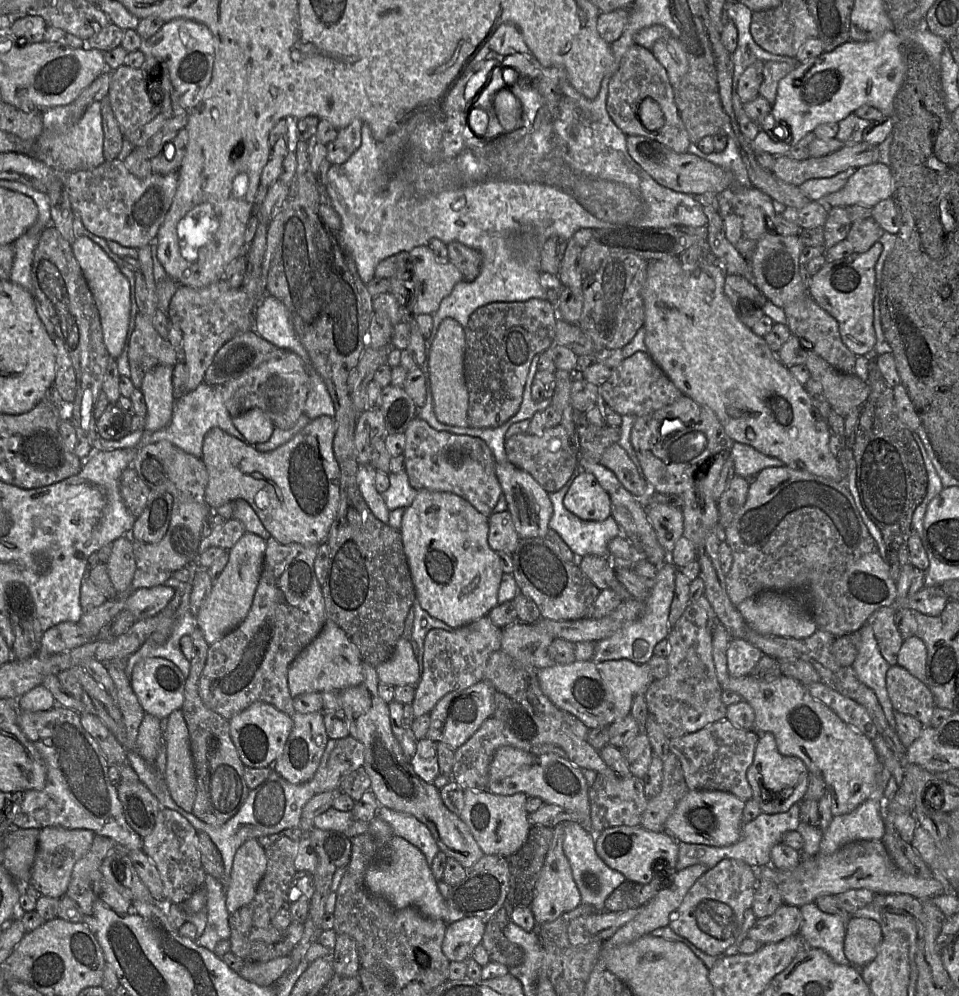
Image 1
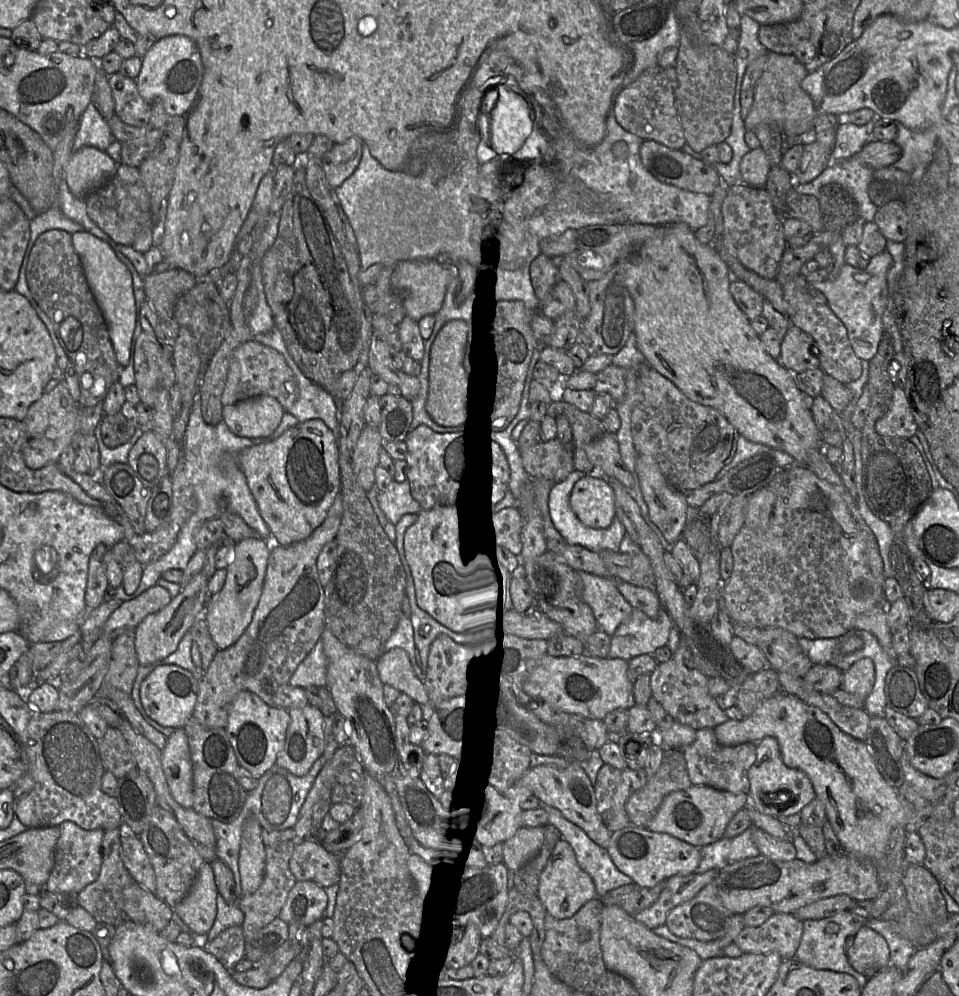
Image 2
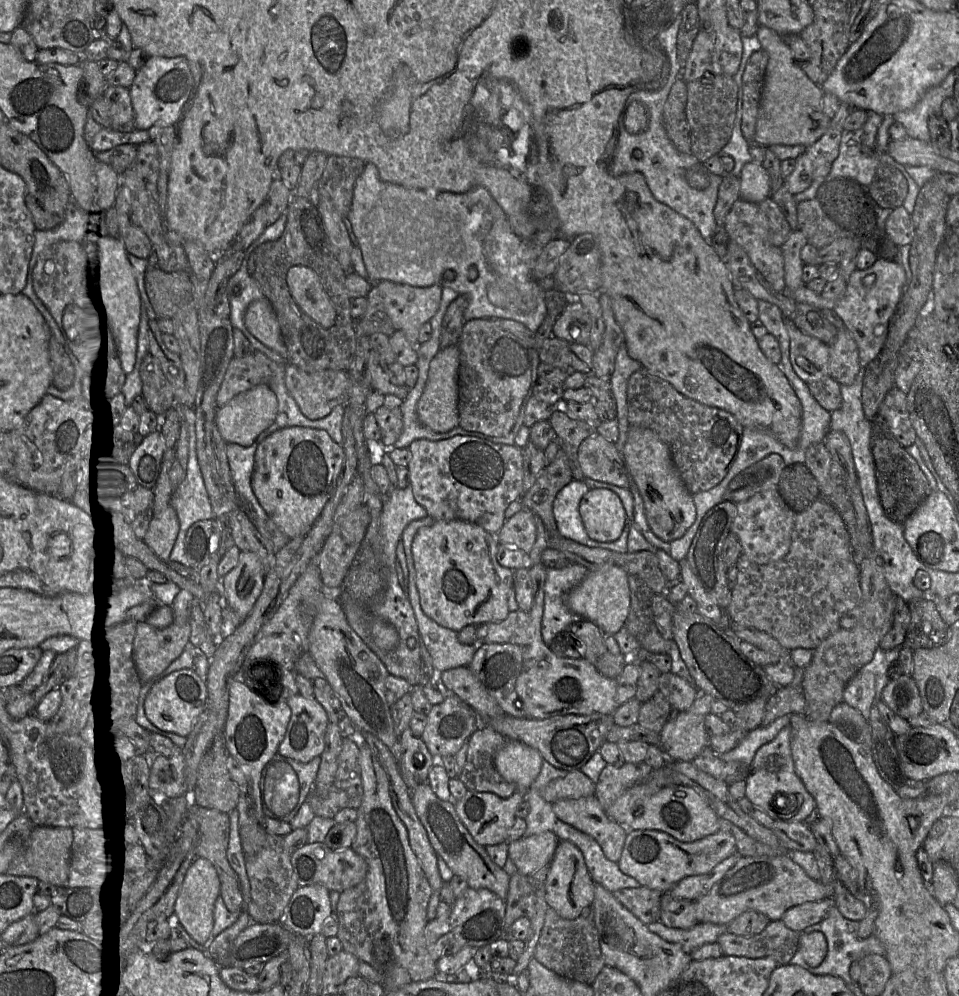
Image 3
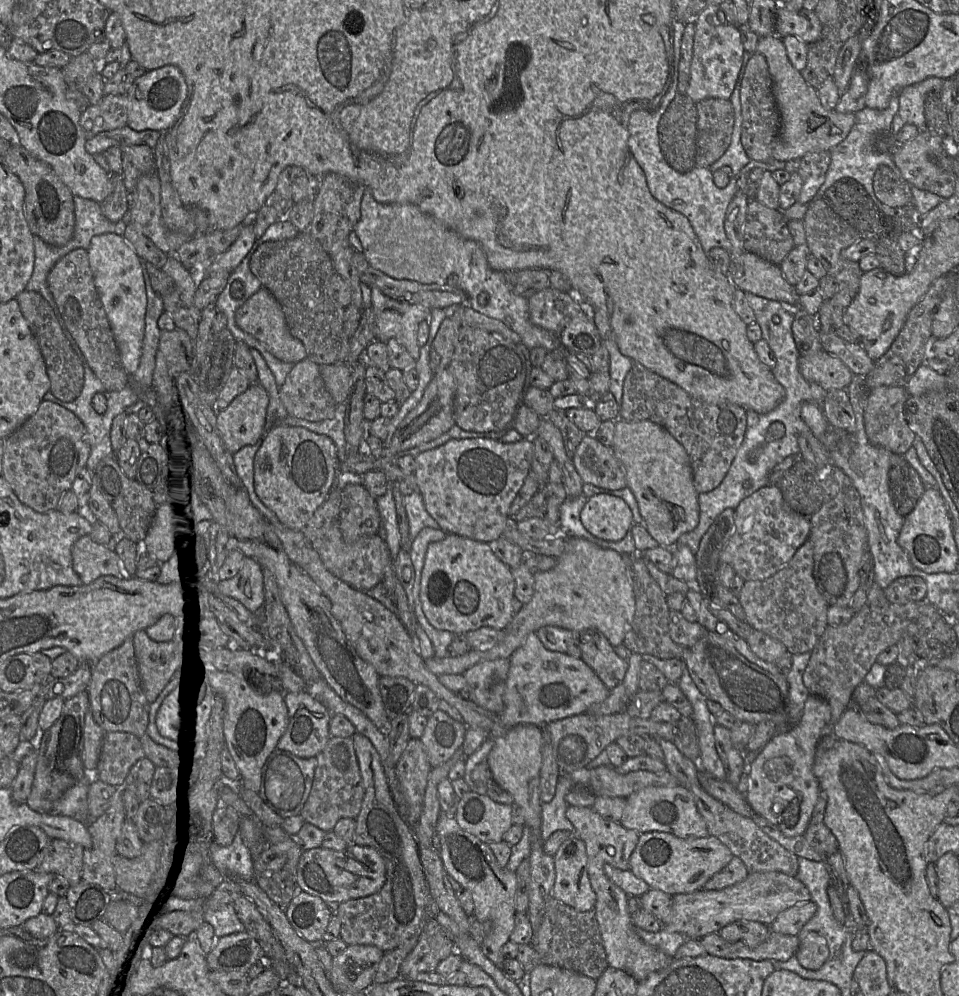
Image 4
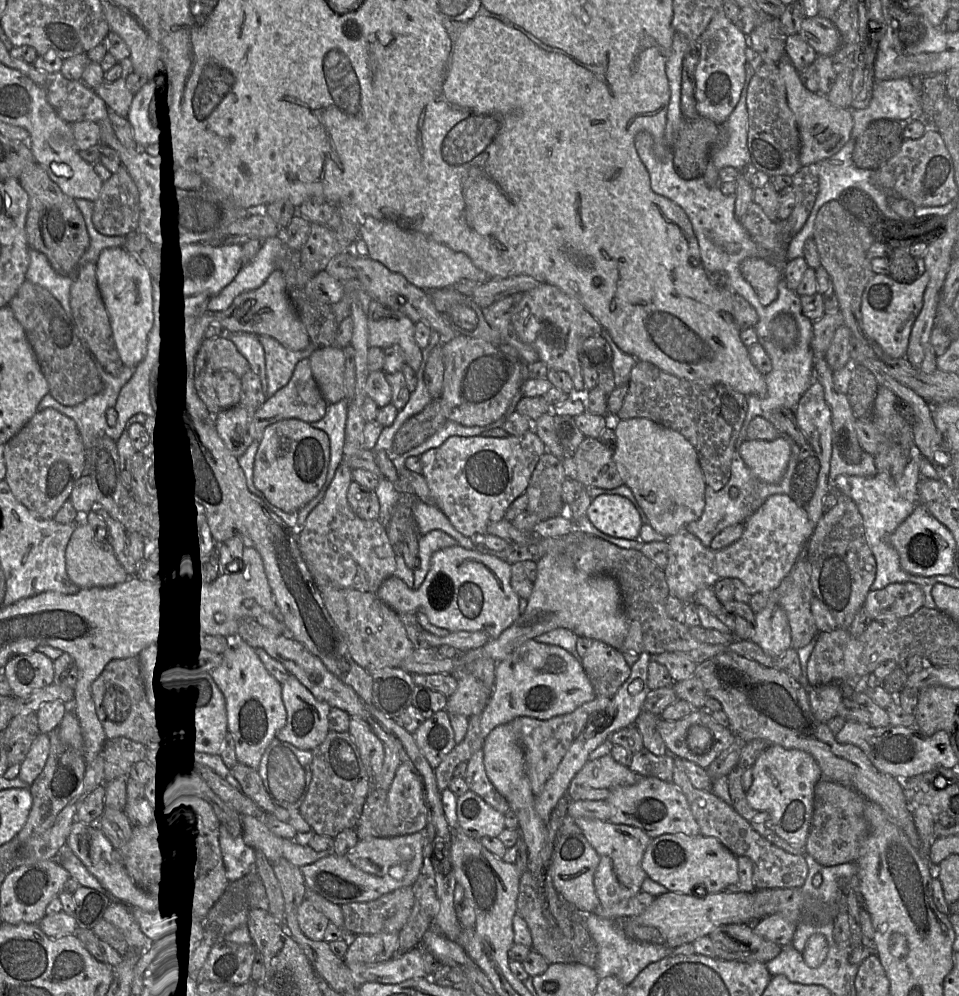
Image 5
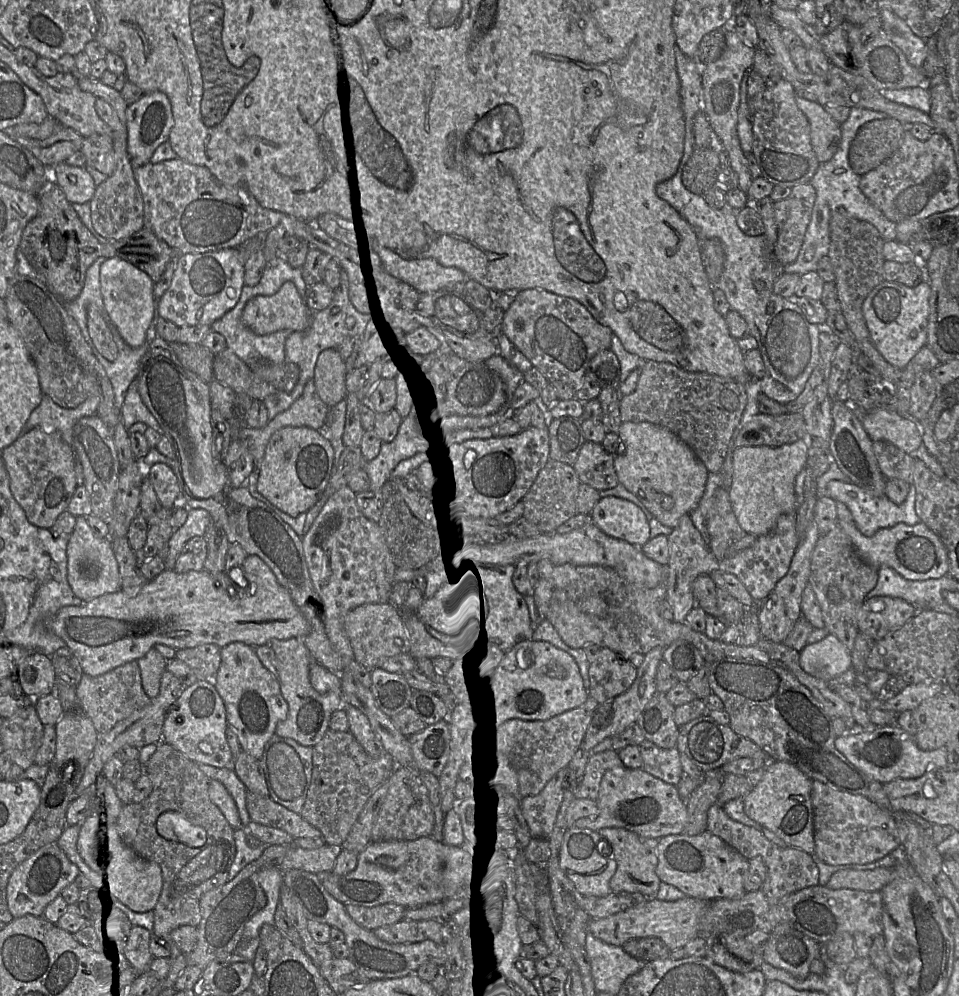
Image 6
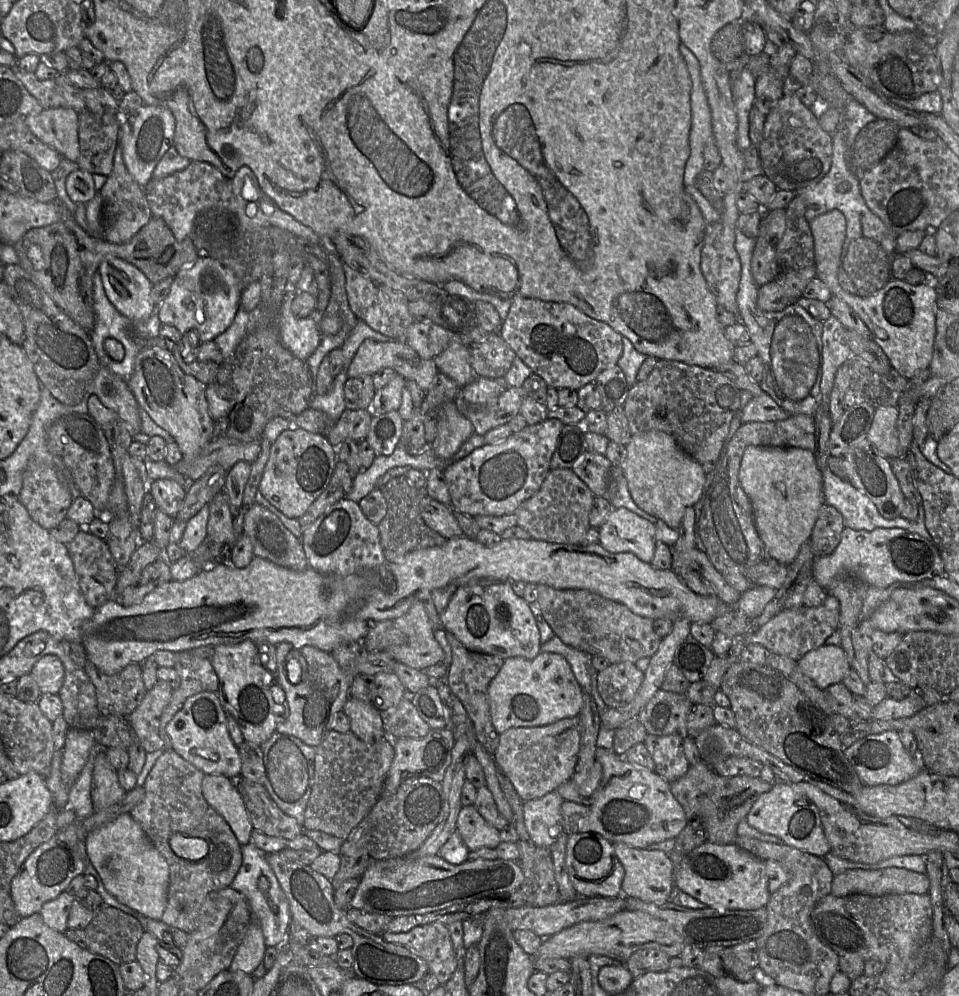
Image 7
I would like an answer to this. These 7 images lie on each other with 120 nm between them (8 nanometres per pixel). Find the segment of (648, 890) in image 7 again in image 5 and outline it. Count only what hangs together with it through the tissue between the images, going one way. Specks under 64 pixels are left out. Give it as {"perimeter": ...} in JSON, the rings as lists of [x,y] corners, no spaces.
{"perimeter":[[[584,817],[575,818],[574,822],[600,856],[594,874],[594,886],[600,906],[610,907],[641,892],[642,883],[647,878],[641,865],[642,858],[652,838],[641,829],[625,824]]]}

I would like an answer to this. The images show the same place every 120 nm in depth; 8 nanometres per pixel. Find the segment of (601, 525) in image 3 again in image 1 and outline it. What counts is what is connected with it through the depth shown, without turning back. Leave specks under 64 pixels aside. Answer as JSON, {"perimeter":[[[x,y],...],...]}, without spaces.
{"perimeter":[[[582,471],[564,497],[565,508],[583,520],[604,521],[611,515],[611,502],[593,473]]]}

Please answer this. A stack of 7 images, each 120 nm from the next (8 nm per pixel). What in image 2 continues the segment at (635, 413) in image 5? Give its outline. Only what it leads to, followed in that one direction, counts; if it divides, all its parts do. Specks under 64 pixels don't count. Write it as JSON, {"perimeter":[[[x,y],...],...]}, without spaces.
{"perimeter":[[[648,363],[639,368],[637,400],[631,414],[631,434],[637,454],[651,456],[670,485],[684,493],[701,488],[716,478],[719,471],[735,456],[736,440],[740,436],[721,412],[690,400]]]}

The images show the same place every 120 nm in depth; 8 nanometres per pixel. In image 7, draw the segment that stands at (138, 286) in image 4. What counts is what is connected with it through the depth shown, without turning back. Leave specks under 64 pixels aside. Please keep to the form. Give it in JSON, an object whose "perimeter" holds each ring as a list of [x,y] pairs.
{"perimeter":[[[117,257],[101,261],[98,271],[106,296],[122,315],[134,321],[145,321],[150,317],[156,307],[151,296],[153,284],[142,271]]]}

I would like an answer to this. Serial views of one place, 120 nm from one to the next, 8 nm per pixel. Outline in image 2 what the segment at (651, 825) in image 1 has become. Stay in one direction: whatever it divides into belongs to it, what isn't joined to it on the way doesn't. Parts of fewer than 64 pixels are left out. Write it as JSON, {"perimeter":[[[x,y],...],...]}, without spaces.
{"perimeter":[[[665,750],[655,775],[648,779],[642,788],[633,792],[625,803],[631,824],[636,827],[647,827],[667,795],[691,786],[682,750]]]}

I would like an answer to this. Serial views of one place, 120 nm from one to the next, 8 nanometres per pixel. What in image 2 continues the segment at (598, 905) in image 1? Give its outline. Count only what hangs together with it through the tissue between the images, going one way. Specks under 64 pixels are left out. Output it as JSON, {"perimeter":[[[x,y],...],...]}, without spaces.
{"perimeter":[[[543,804],[539,807],[546,811],[548,825],[554,826],[560,832],[561,838],[571,845],[579,866],[592,877],[598,899],[611,890],[634,883],[629,876],[617,869],[605,848],[593,842],[558,809]]]}

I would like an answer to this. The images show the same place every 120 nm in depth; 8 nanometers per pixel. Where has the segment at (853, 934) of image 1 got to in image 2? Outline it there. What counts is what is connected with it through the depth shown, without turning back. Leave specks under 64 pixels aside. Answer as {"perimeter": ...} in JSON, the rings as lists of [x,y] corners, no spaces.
{"perimeter":[[[862,926],[858,930],[846,954],[854,970],[867,978],[890,965],[890,952],[886,940],[867,926]]]}

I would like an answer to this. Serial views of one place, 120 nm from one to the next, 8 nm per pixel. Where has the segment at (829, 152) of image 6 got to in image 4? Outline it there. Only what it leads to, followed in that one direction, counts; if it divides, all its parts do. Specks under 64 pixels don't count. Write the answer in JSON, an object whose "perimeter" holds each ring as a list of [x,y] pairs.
{"perimeter":[[[777,34],[759,38],[757,52],[764,55],[773,80],[773,92],[781,117],[780,133],[772,155],[780,161],[800,160],[810,152],[831,151],[844,141],[855,124],[854,113],[826,110],[817,90],[809,85],[789,60],[783,39]]]}

